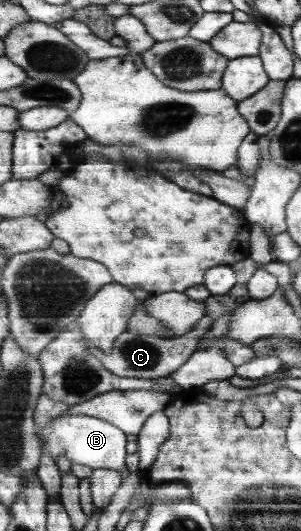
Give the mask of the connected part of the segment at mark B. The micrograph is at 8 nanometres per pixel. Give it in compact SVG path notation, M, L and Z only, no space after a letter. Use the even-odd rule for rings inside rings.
M68 413L55 419L46 429L39 431L39 435L47 443L48 449L55 457L62 458L66 454L74 465L90 466L94 469L112 468L118 469L124 474L124 480L132 476L128 469L128 446L130 437L128 432L118 427L115 423L100 419L92 415L82 415L81 413Z

